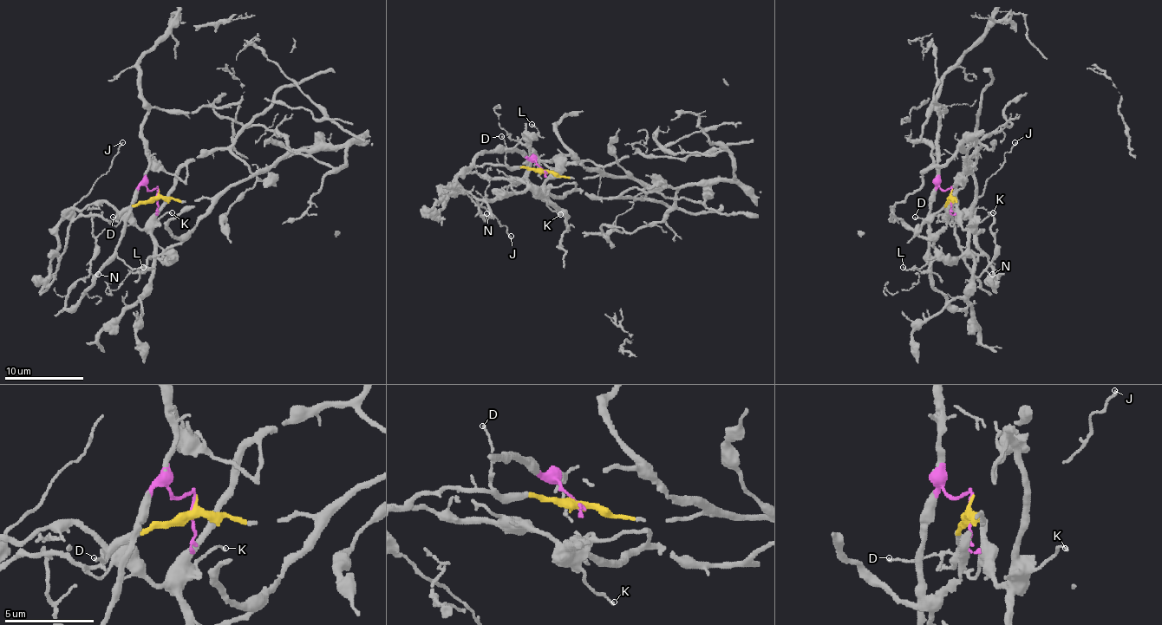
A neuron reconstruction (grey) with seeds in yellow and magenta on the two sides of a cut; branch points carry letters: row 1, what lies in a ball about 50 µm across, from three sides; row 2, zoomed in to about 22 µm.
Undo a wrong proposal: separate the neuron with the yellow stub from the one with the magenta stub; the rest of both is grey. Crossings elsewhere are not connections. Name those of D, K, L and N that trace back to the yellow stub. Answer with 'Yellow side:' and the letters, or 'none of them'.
Yellow side: D

